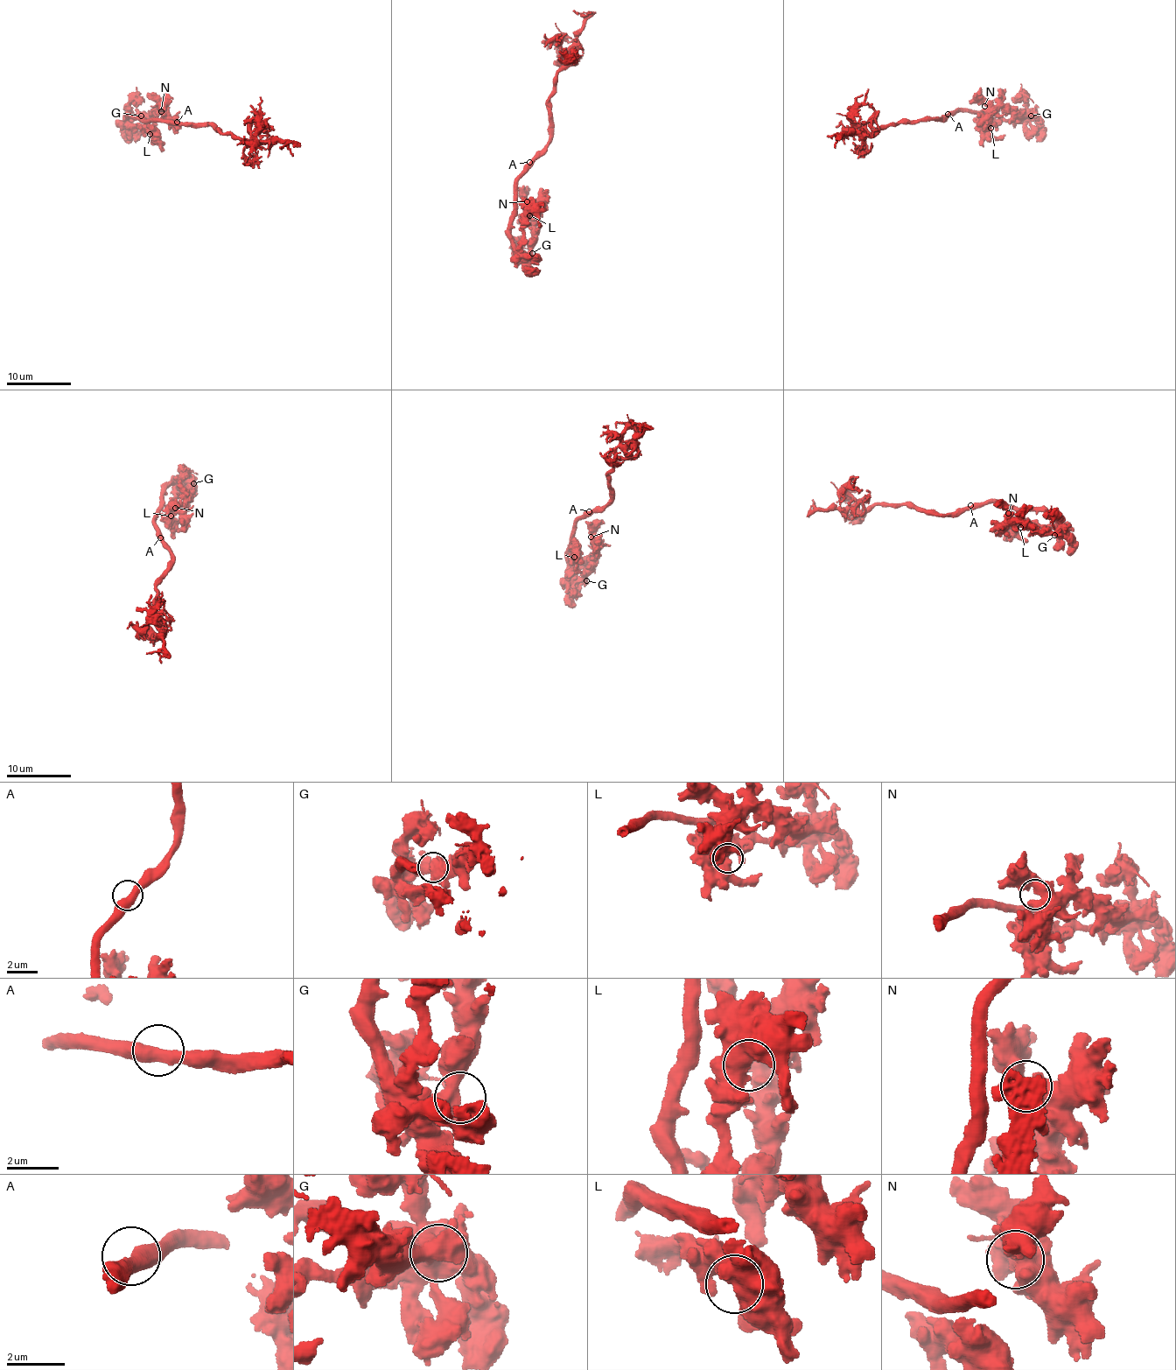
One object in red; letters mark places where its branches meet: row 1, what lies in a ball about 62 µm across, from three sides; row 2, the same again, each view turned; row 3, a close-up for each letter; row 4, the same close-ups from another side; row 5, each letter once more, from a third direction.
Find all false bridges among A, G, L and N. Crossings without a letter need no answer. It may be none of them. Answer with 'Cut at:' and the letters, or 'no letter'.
Cut at: no letter

